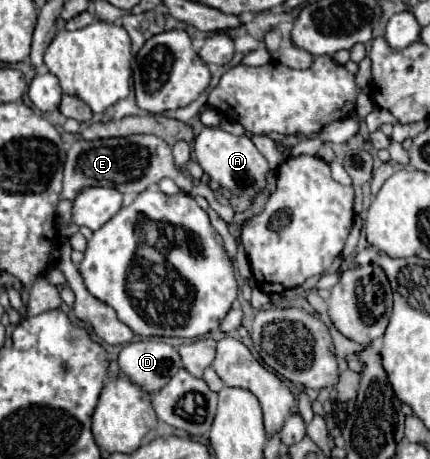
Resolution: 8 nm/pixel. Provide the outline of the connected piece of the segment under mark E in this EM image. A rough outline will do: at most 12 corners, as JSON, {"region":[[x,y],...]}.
{"region":[[156,135],[78,139],[62,197],[112,187],[138,195],[164,177],[194,195]]}

